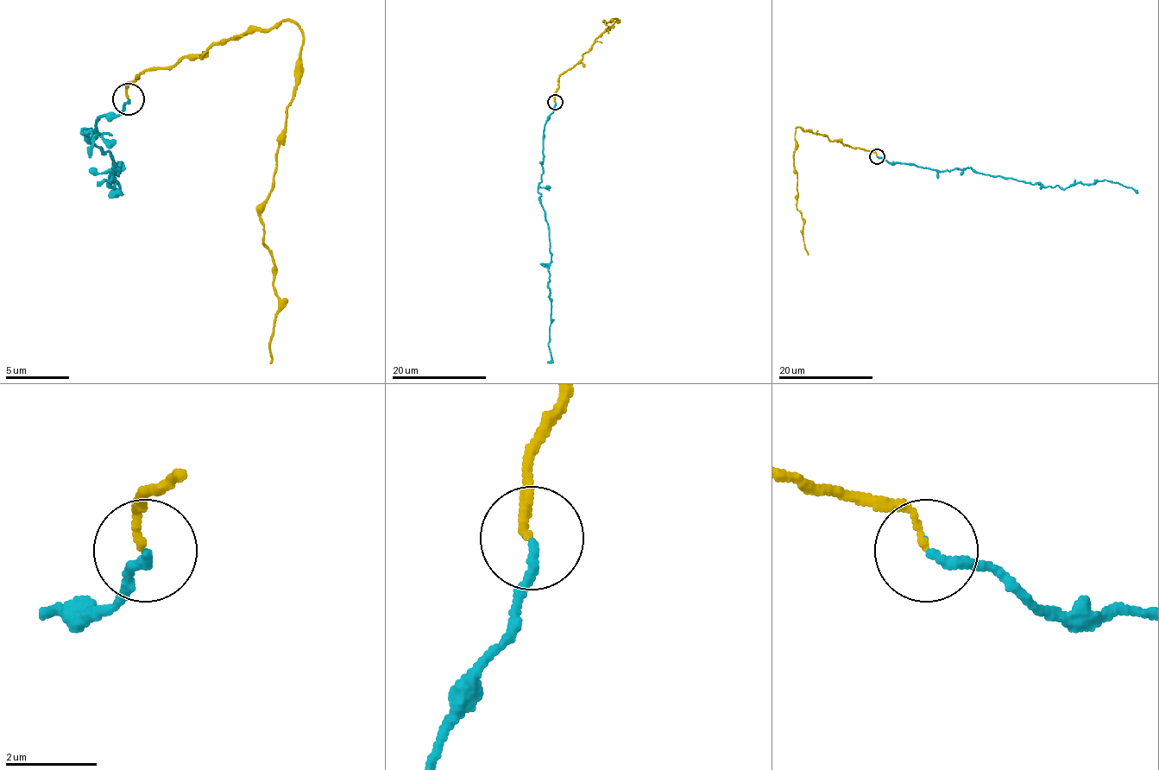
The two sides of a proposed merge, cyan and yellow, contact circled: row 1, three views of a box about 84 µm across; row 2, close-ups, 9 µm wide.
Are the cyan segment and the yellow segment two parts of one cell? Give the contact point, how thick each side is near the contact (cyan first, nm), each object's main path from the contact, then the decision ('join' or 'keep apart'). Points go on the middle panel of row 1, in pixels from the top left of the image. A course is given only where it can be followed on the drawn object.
place (555, 102); calibres 200 and 140 nm; course cyan (555, 102), (544, 125), (541, 182), (538, 189), (550, 230), (548, 348), (551, 358), (547, 362); course yellow (555, 102), (559, 77), (570, 70), (593, 42), (619, 20), (604, 22), (610, 28), (607, 33); keep apart

